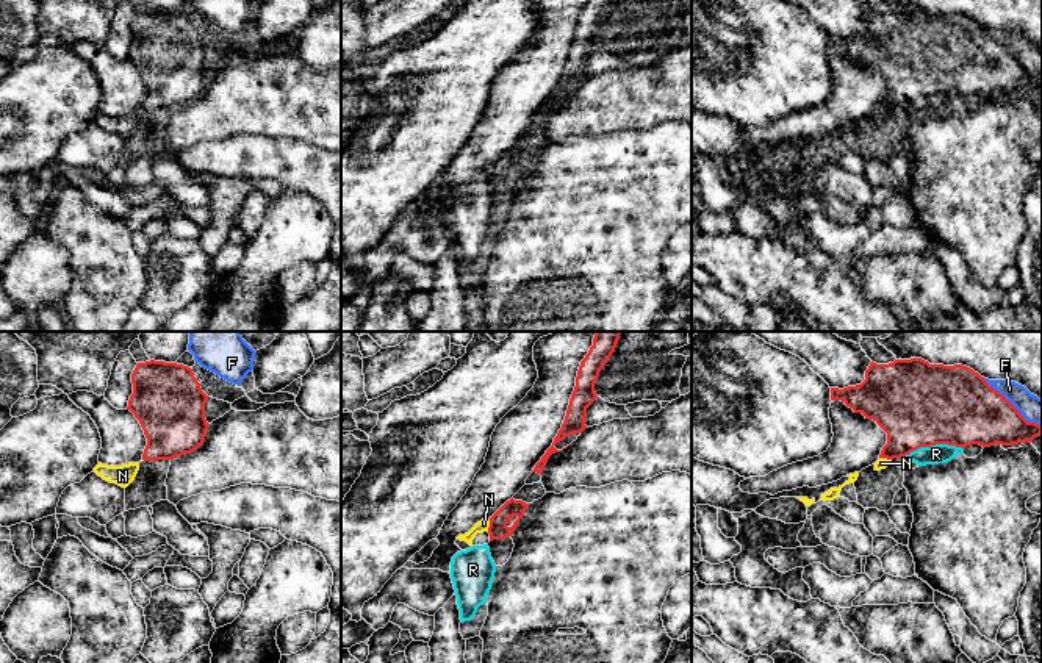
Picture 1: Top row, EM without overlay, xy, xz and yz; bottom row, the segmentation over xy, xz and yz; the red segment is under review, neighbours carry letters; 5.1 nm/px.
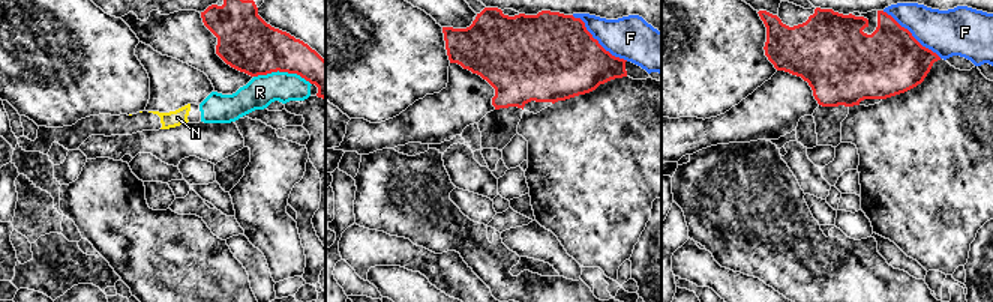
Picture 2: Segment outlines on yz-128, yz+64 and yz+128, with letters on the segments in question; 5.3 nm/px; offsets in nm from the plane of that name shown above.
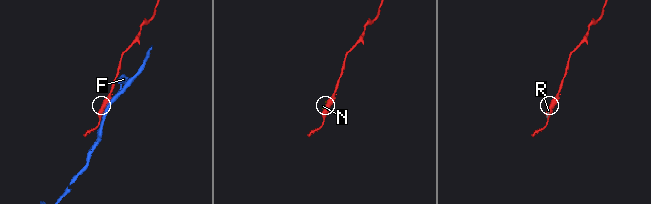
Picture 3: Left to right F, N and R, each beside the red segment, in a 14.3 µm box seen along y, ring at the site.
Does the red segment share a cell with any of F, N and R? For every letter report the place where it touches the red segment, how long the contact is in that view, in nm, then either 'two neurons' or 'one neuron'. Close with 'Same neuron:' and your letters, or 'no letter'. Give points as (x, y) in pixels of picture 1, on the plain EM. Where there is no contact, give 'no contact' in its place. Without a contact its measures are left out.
F: yz (1013, 55) | 400 nm | two neurons
N: xz (490, 175) | 70 nm | two neurons
R: yz (934, 94) | 300 nm | two neurons
Same neuron: no letter

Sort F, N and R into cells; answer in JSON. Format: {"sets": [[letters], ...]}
{"sets": [["F"], ["N", "R"]]}

